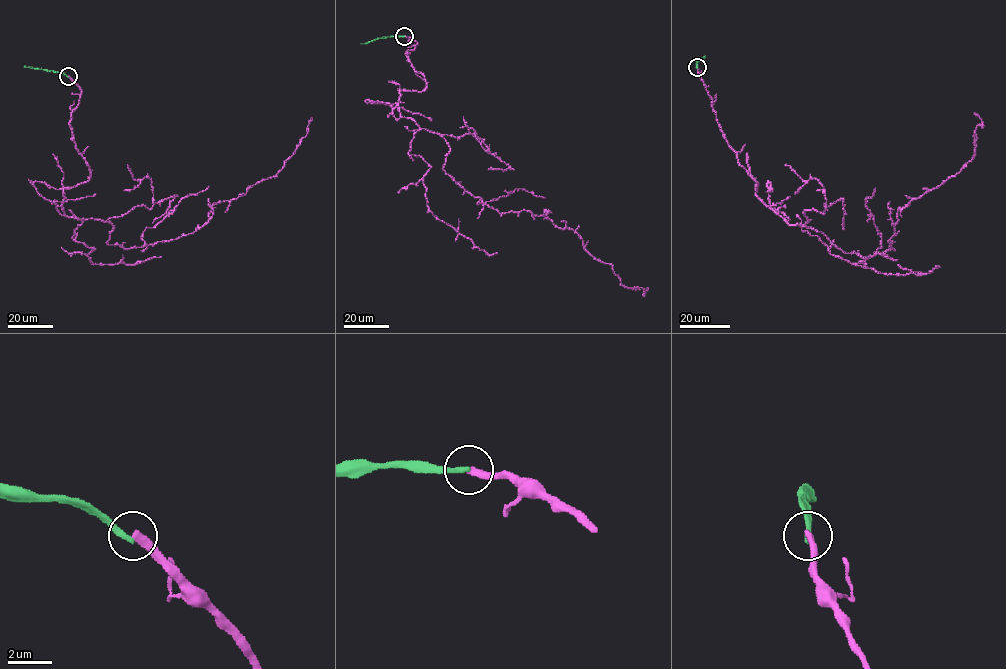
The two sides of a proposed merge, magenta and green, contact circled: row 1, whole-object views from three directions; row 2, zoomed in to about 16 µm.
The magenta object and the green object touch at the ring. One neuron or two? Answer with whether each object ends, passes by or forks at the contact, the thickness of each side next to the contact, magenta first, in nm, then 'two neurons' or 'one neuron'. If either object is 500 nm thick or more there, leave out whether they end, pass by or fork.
magenta ends there; green ends there; 360 nm thick on the magenta side, 280 nm on the other; two neurons

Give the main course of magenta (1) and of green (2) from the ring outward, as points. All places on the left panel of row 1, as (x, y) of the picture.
1: (68, 77), (90, 178), (63, 213), (126, 249), (275, 177), (312, 117)
2: (68, 77), (24, 66)

